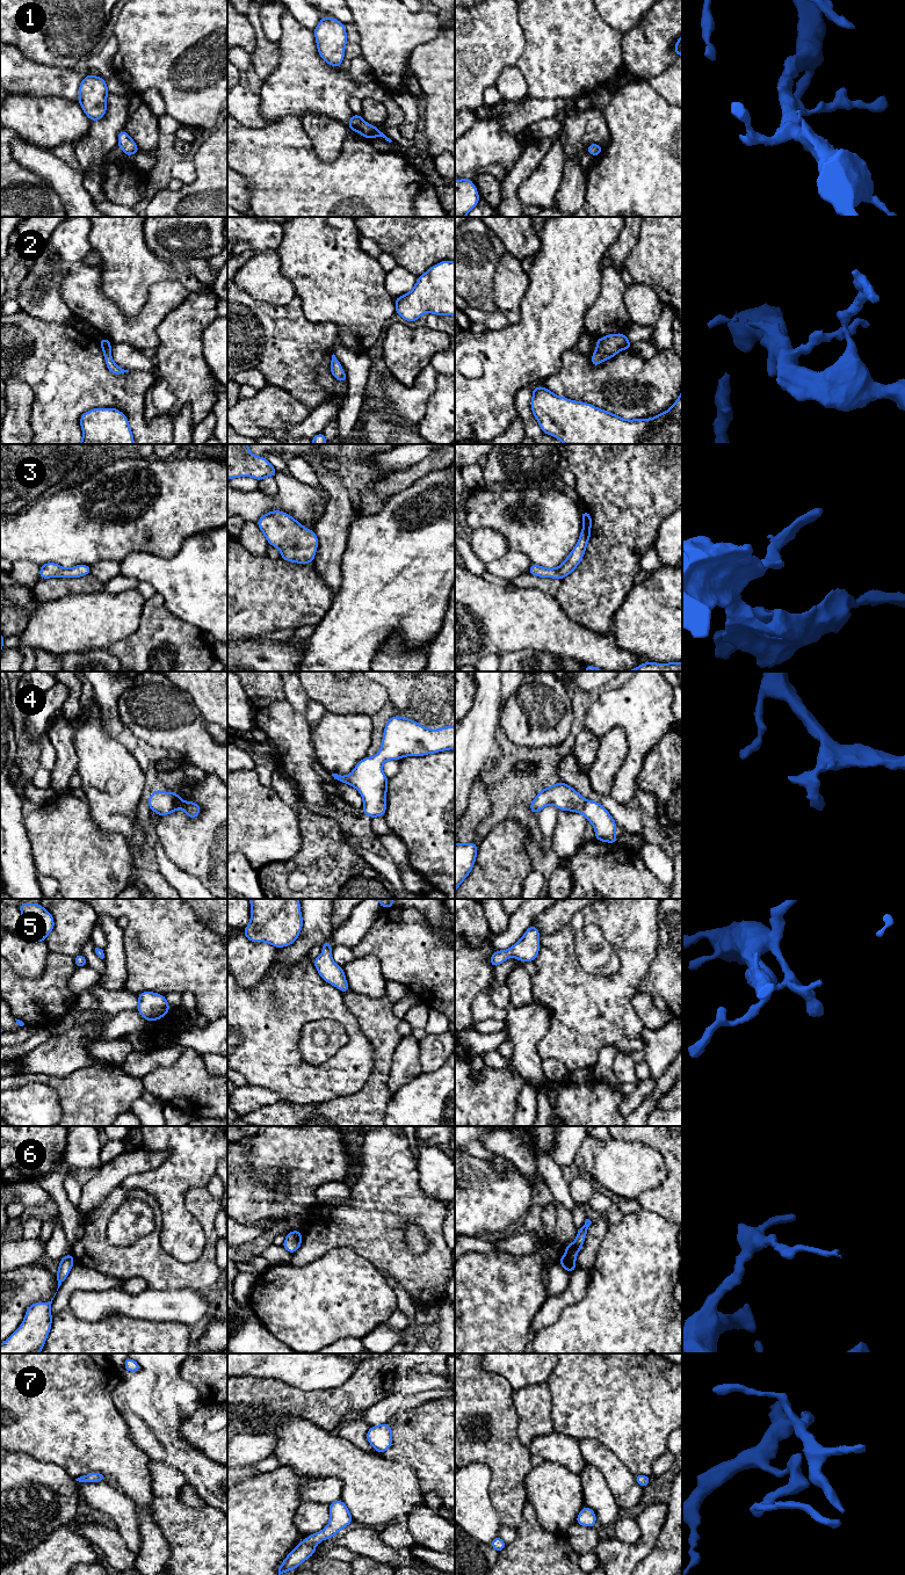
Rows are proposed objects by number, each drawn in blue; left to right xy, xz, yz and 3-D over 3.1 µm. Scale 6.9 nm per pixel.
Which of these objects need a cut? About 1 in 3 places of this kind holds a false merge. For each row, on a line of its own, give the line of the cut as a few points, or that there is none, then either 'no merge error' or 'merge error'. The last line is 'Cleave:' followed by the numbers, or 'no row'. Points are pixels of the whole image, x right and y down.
1: no cut | no merge error
2: no cut | no merge error
3: no cut | no merge error
4: no cut | no merge error
5: no cut | no merge error
6: no cut | no merge error
7: no cut | no merge error
Cleave: no row

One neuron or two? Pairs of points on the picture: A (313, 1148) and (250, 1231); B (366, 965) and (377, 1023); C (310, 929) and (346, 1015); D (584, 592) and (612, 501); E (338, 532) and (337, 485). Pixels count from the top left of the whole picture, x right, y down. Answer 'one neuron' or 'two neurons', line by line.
A: two neurons
B: two neurons
C: two neurons
D: one neuron
E: one neuron

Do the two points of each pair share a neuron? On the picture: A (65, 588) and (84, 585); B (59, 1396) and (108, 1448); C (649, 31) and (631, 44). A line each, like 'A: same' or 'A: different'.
A: same
B: same
C: same

